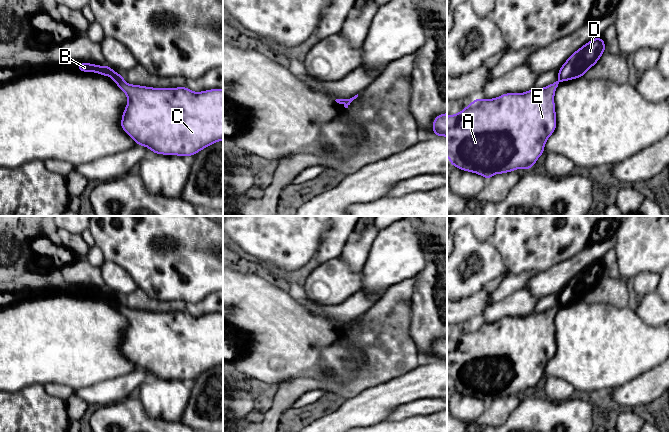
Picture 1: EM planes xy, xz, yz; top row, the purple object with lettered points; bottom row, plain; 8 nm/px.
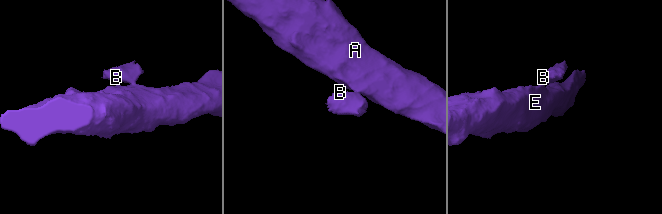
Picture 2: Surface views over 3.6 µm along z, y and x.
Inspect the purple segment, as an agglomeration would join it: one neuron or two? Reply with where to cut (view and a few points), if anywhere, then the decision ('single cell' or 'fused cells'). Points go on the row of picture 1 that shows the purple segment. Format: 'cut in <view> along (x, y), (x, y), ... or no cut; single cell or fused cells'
cut in xy along (123, 79), (115, 81); fused cells

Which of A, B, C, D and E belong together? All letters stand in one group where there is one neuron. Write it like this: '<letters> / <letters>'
A C E / B D

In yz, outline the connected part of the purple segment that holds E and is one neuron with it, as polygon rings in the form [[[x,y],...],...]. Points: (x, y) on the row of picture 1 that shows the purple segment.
[[[559,81],[525,93],[505,93],[494,99],[477,98],[461,112],[447,116],[447,156],[451,165],[482,175],[486,181],[497,173],[505,174],[523,168],[531,169],[545,152],[544,146],[556,129],[554,94]]]

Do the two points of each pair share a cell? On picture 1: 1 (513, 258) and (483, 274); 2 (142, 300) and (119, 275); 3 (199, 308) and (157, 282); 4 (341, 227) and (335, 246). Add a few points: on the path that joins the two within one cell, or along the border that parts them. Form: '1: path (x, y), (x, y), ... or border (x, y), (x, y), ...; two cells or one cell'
1: border (492, 242), (502, 259), (505, 271); two cells
2: border (137, 287), (123, 299); two cells
3: border (211, 293), (201, 300), (186, 303); two cells
4: path (339, 232), (335, 241); one cell

